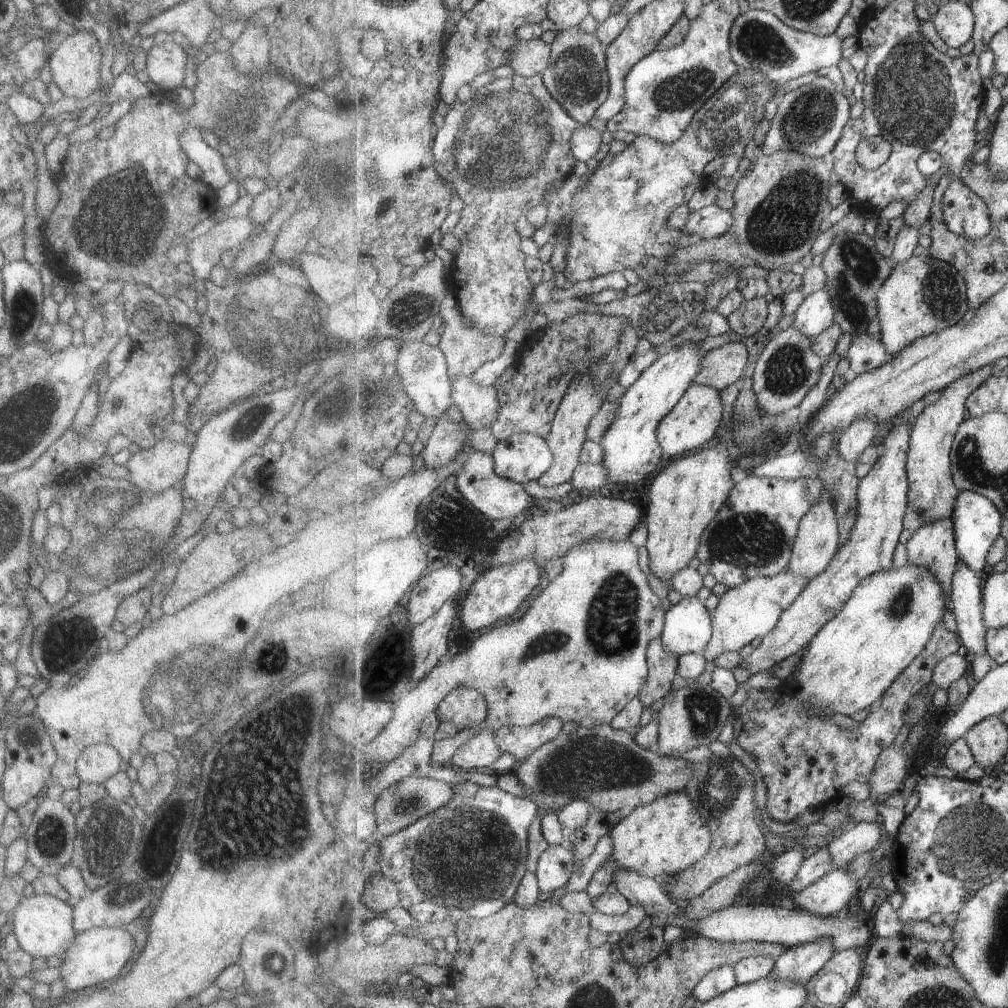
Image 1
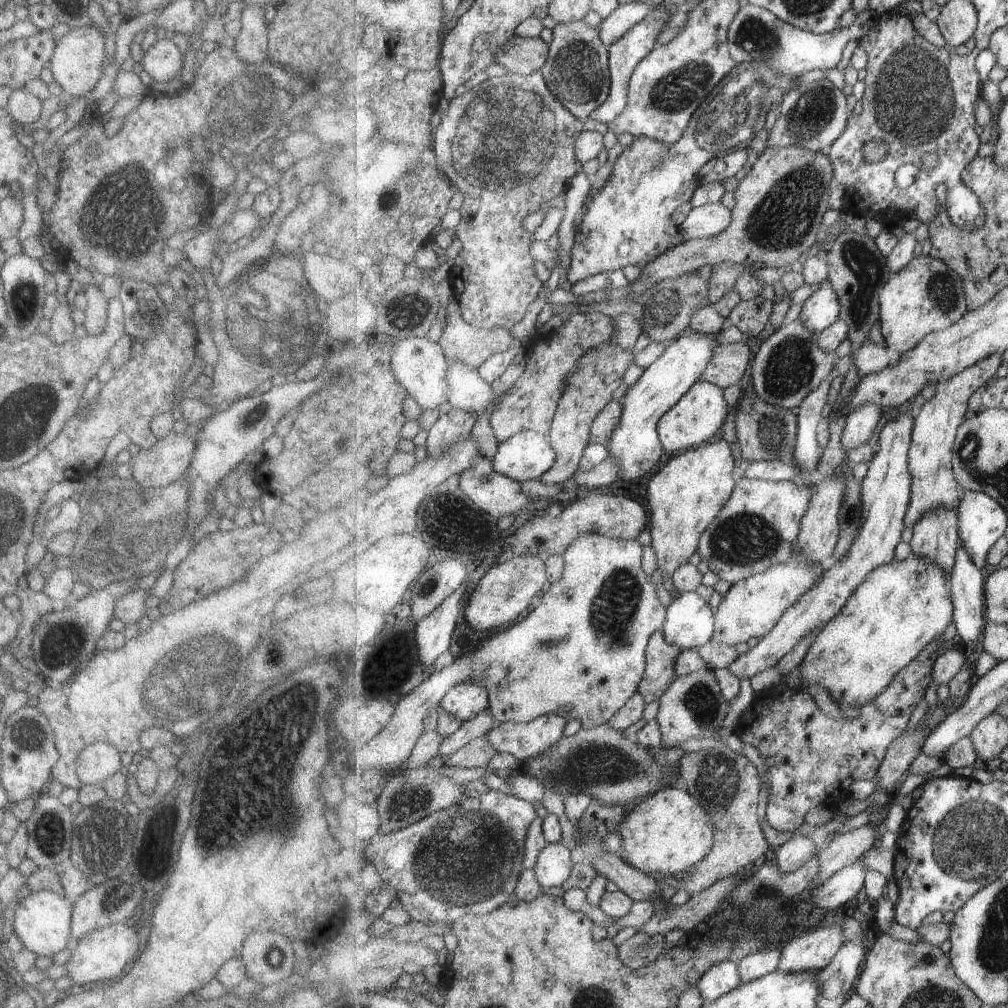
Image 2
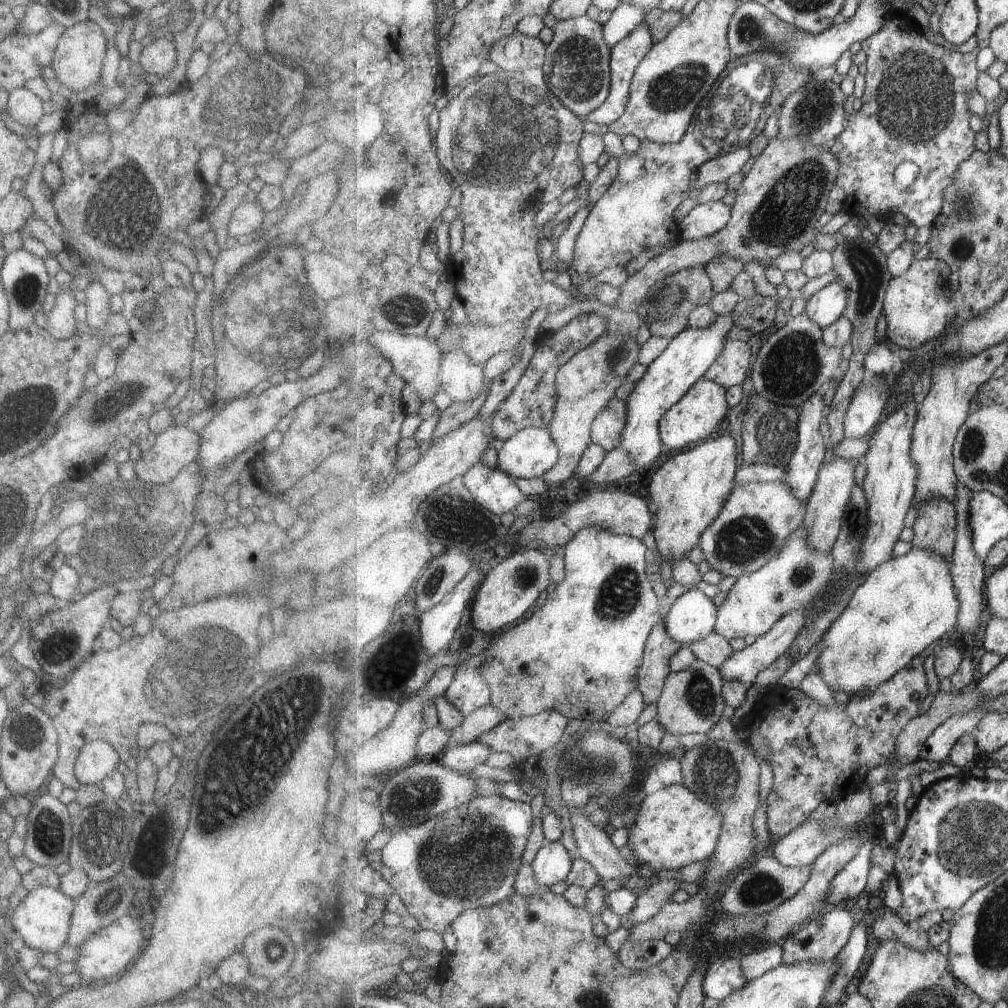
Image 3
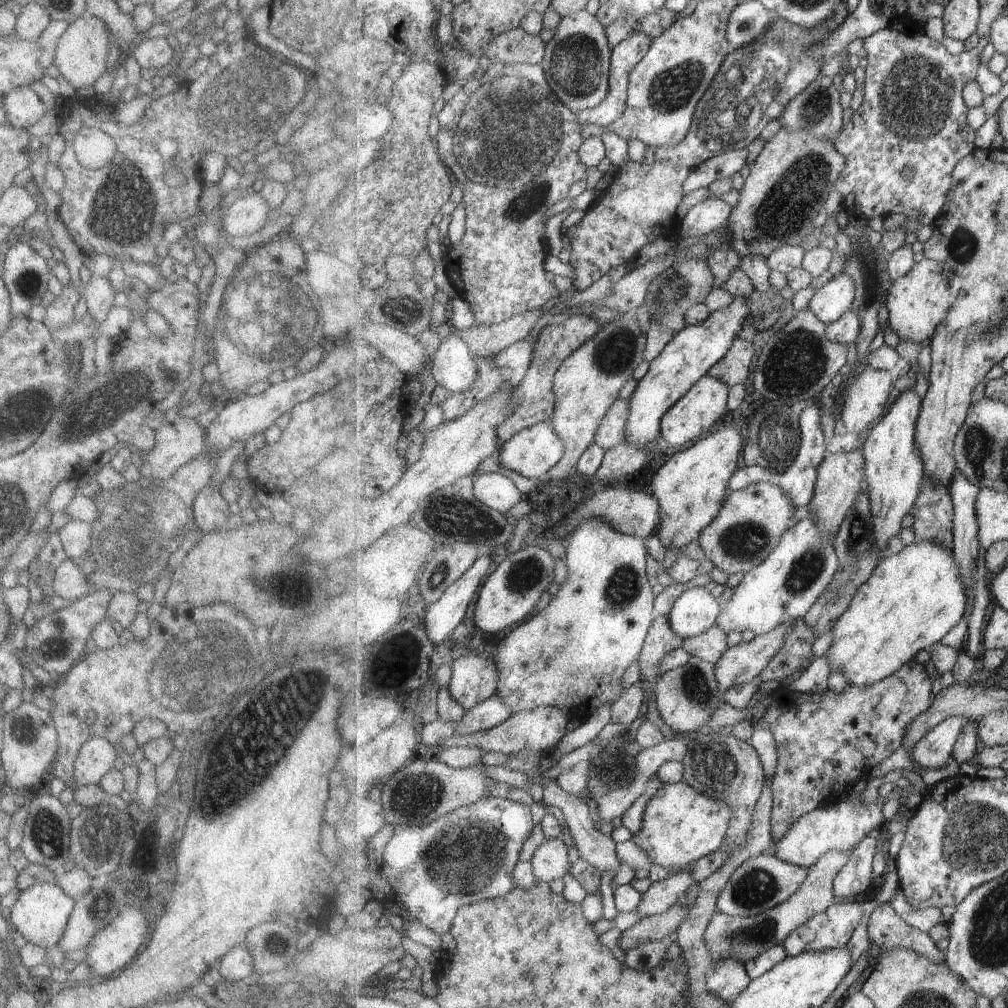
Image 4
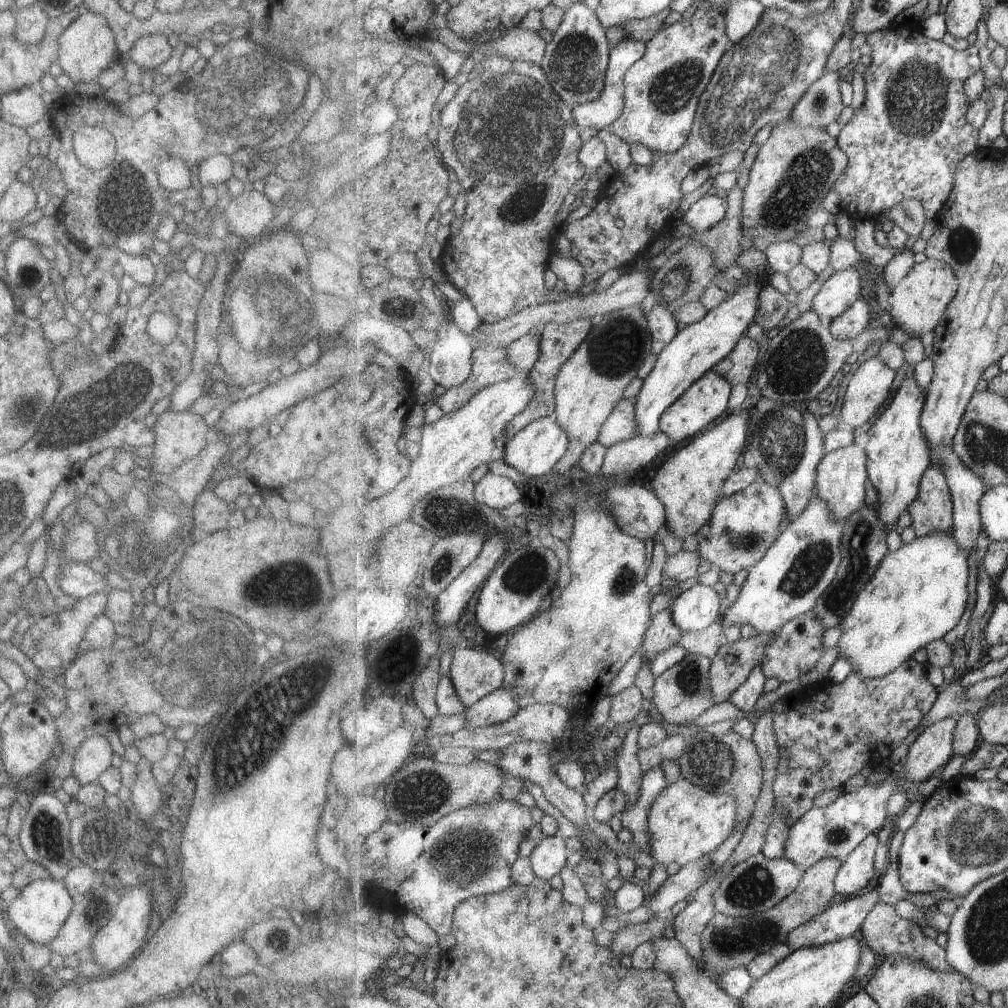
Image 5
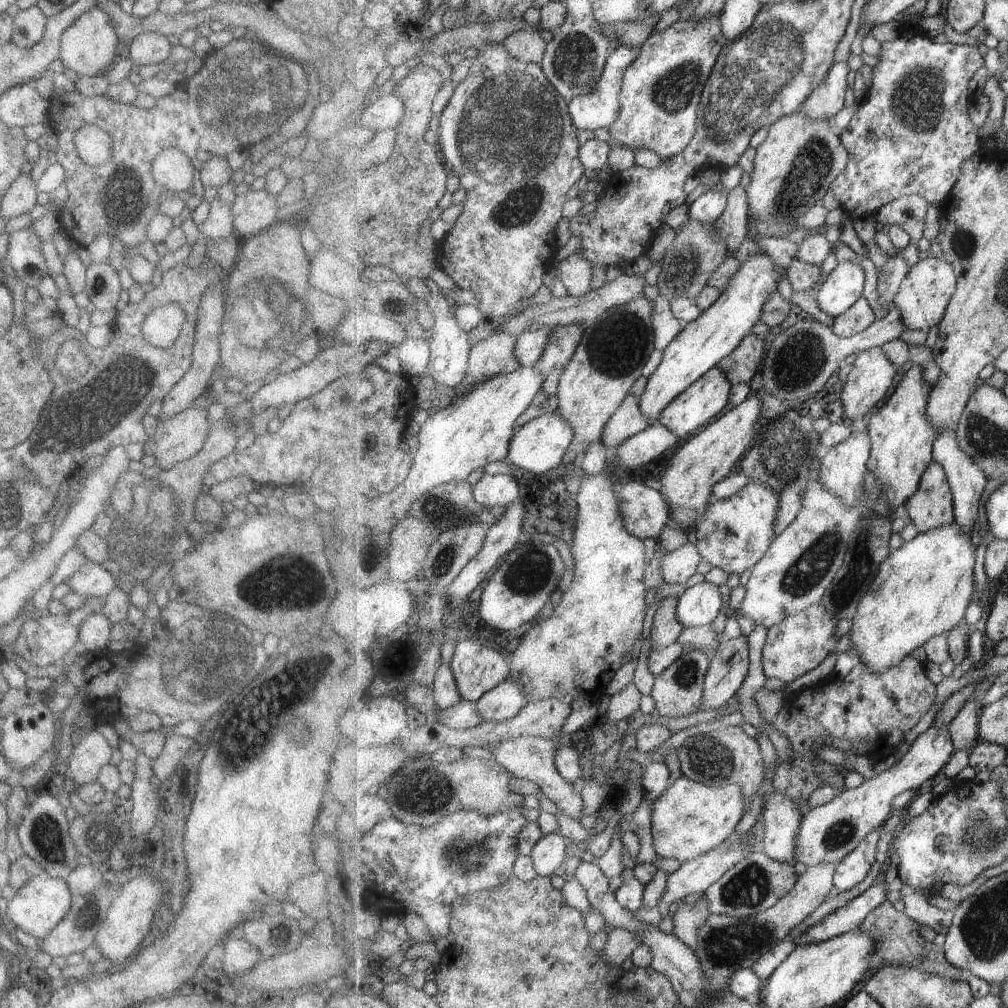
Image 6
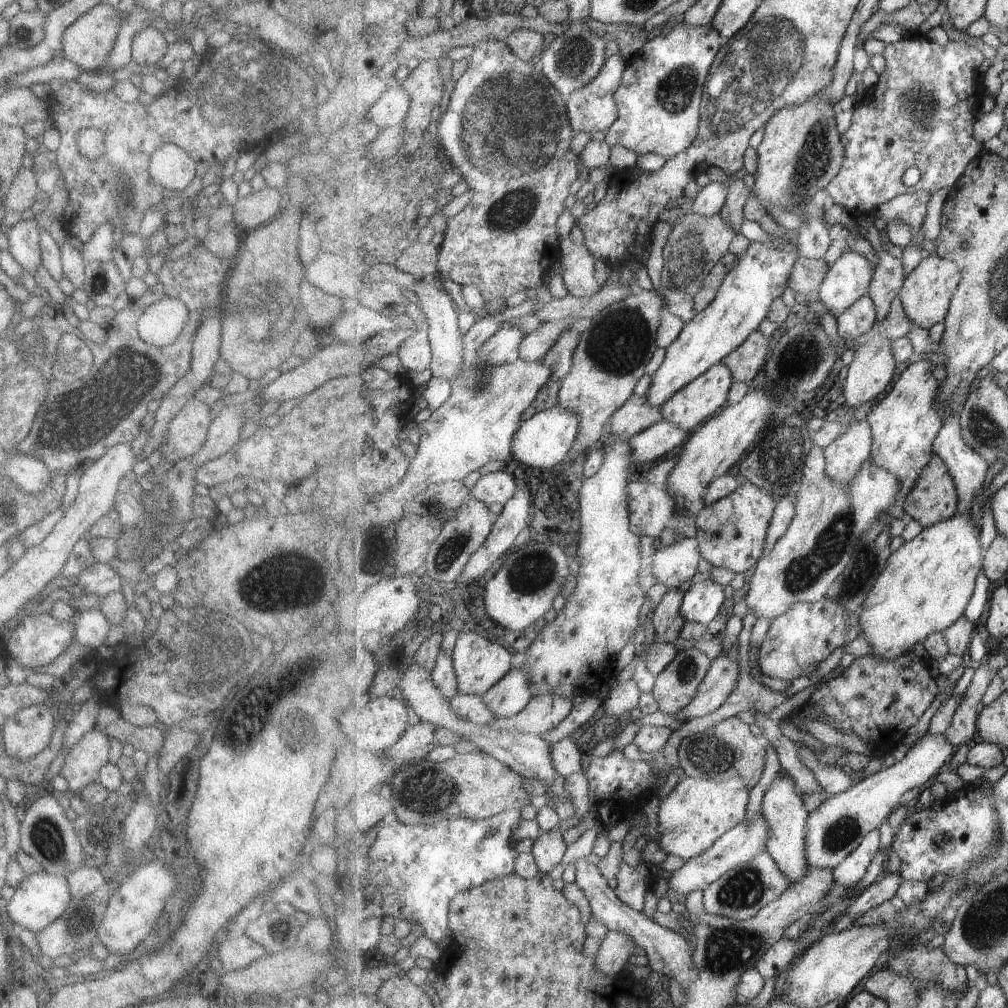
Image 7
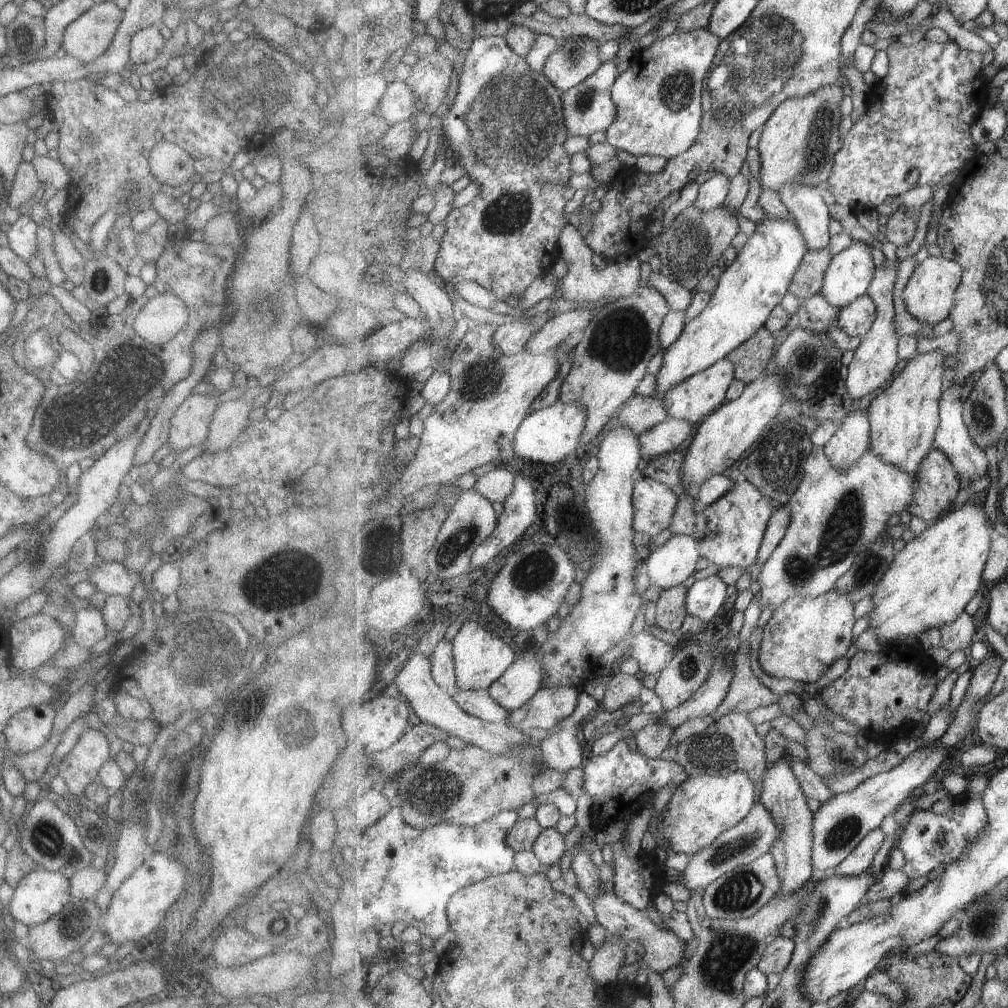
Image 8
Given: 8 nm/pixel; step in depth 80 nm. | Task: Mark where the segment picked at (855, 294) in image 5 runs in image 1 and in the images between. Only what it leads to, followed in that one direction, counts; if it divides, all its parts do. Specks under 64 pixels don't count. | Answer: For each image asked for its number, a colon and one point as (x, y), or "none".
1: (817, 314)
2: (823, 308)
3: (825, 307)
4: (829, 303)

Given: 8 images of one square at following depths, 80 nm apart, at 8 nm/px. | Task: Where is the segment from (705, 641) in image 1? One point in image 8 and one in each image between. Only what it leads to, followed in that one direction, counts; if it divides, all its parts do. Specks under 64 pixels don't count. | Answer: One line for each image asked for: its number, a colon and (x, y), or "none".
2: (690, 623)
3: (693, 617)
4: (697, 610)
5: (697, 608)
6: (699, 605)
7: (702, 602)
8: (705, 597)

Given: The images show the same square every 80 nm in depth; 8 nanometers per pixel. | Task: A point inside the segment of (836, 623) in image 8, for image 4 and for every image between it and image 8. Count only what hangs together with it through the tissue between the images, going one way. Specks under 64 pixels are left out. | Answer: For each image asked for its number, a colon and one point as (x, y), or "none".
4: (798, 650)
5: (797, 648)
6: (801, 642)
7: (800, 639)

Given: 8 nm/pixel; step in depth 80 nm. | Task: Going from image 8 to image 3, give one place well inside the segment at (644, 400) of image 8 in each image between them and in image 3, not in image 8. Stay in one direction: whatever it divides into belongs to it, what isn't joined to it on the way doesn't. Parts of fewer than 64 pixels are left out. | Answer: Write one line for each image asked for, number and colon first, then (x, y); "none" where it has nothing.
3: (609, 424)
4: (612, 431)
5: (621, 425)
6: (629, 420)
7: (635, 416)

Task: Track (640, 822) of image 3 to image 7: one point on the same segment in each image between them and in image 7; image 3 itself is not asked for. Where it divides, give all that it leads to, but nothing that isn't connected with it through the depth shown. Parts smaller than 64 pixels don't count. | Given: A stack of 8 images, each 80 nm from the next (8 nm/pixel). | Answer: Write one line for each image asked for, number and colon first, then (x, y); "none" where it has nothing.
4: (681, 825)
5: (686, 821)
6: (690, 819)
7: (697, 812)

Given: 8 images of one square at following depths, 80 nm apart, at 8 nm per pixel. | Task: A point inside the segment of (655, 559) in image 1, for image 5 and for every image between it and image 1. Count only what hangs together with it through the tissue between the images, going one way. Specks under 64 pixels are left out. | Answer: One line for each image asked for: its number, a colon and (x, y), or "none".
2: (684, 497)
3: (687, 492)
4: (691, 486)
5: (691, 482)

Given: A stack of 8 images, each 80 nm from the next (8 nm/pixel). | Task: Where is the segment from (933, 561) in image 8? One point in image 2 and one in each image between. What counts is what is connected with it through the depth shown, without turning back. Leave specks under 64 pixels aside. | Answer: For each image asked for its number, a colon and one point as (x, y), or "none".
2: (901, 607)
3: (903, 606)
4: (913, 598)
5: (919, 593)
6: (924, 588)
7: (925, 587)

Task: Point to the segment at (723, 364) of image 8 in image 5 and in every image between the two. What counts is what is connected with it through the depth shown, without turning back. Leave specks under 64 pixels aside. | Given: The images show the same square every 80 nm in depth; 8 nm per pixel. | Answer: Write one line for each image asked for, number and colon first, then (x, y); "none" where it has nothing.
5: (706, 402)
6: (706, 399)
7: (705, 397)

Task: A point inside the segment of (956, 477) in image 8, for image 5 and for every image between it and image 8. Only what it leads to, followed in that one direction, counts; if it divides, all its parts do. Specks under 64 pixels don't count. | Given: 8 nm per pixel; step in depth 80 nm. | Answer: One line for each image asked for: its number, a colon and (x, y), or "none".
5: (933, 511)
6: (932, 506)
7: (934, 499)

